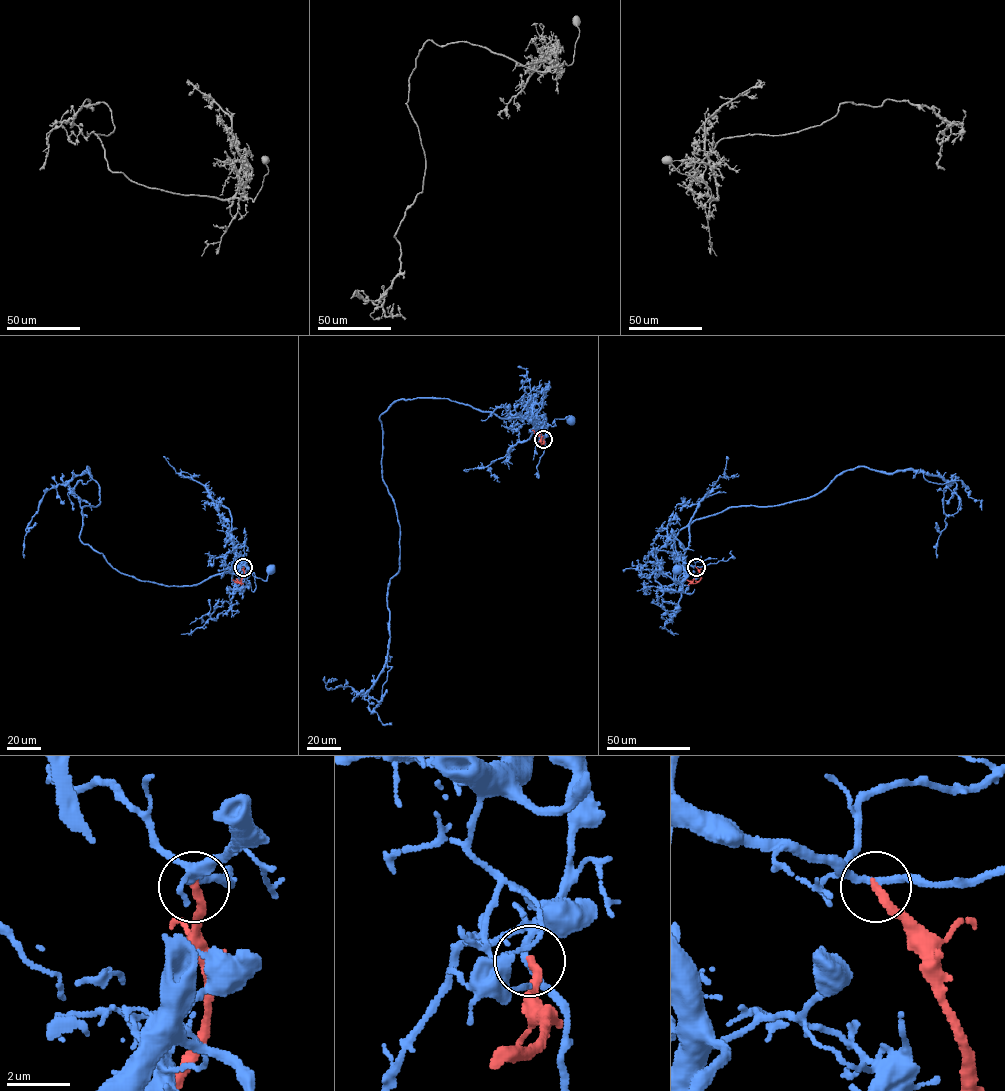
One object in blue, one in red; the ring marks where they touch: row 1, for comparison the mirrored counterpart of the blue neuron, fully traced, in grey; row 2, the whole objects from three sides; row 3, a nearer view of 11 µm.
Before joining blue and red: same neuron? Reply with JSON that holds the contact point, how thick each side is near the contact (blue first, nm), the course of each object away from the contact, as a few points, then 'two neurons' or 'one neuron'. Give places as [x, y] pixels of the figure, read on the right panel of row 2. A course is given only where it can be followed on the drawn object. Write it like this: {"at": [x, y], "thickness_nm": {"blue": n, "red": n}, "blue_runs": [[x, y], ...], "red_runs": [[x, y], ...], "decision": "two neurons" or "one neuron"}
{"at": [696, 567], "thickness_nm": {"blue": 240, "red": 280}, "blue_runs": [[696, 567], [682, 559], [688, 575], [682, 583], [683, 591], [680, 574], [674, 579], [677, 571]], "red_runs": [[696, 567], [700, 579], [691, 583], [687, 580]], "decision": "two neurons"}

